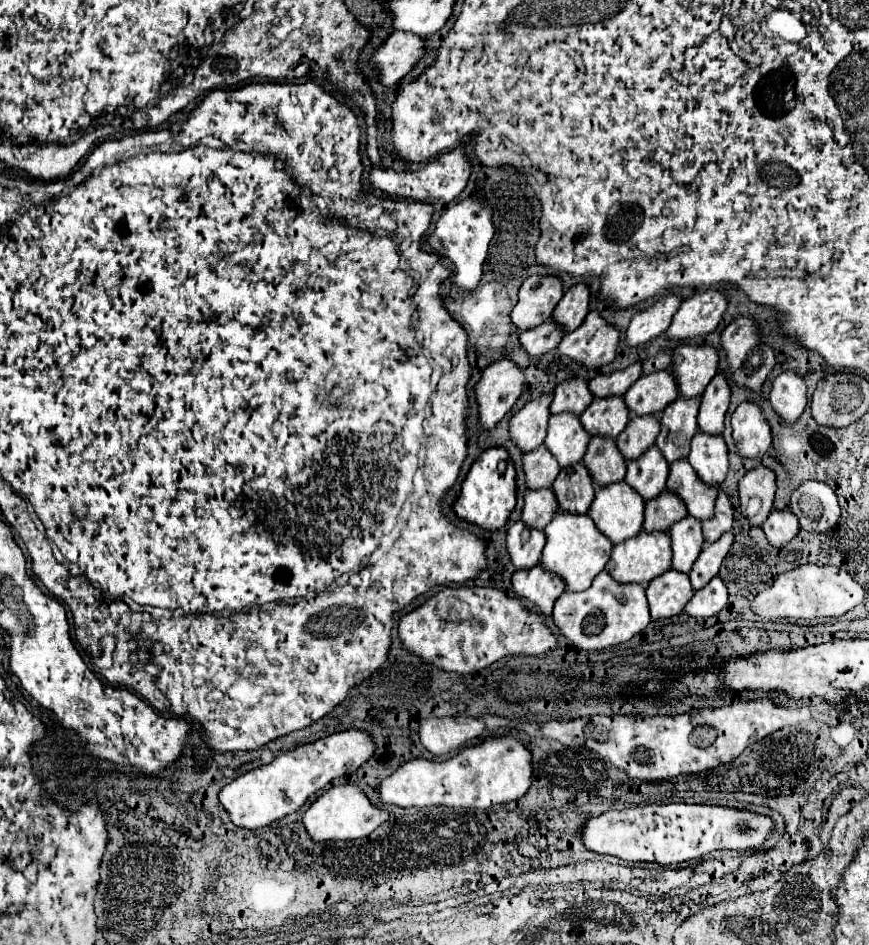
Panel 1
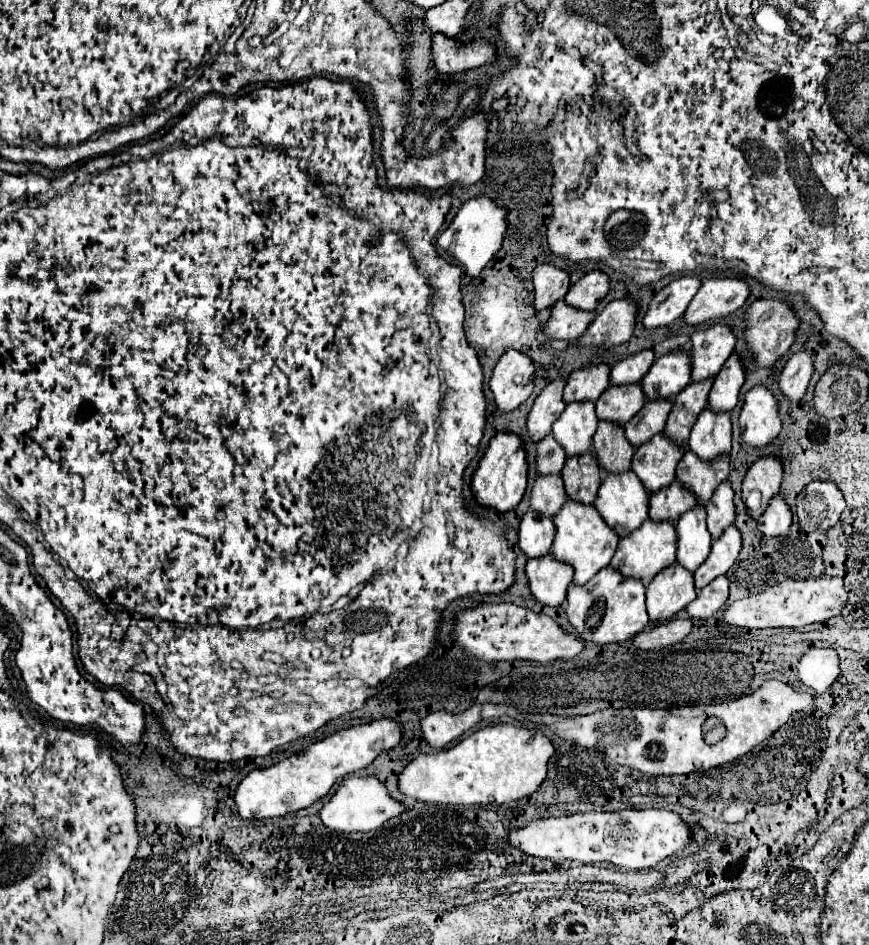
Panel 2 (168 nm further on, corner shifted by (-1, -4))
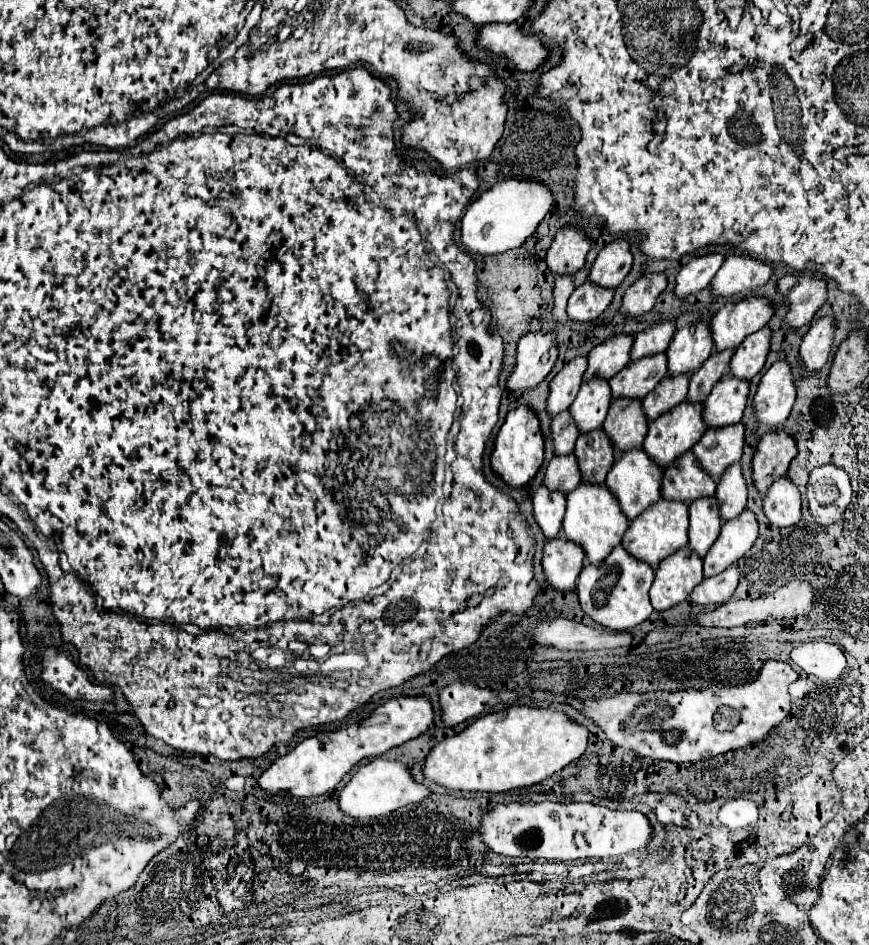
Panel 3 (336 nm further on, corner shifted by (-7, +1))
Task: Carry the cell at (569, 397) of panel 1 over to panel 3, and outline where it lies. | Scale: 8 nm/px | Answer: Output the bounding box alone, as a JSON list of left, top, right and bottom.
[583,334,633,382]

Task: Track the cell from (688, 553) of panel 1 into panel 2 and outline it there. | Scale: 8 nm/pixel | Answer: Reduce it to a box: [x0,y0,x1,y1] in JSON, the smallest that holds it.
[677,505,711,571]

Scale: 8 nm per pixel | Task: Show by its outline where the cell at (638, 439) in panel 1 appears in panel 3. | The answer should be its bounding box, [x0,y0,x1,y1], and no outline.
[641,376,689,420]

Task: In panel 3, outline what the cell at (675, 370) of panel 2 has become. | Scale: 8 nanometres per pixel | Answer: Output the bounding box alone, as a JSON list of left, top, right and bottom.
[667,324,713,376]

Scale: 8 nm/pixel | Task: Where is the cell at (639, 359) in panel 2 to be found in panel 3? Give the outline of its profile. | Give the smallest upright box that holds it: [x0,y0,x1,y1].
[631,322,675,360]

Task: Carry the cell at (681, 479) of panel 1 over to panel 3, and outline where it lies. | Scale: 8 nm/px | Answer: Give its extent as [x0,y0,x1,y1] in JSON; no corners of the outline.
[693,424,743,480]

